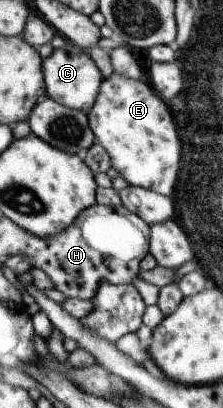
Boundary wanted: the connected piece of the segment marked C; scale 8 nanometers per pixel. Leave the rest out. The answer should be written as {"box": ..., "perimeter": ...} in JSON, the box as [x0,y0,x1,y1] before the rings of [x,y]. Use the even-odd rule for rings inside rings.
{"box":[43,39,102,110],"perimeter":[[[65,39],[65,46],[56,49],[43,62],[44,76],[47,82],[46,96],[52,97],[71,109],[92,110],[100,94],[102,82],[102,72],[96,66],[96,62],[90,58],[90,54],[75,45],[70,40]]]}

